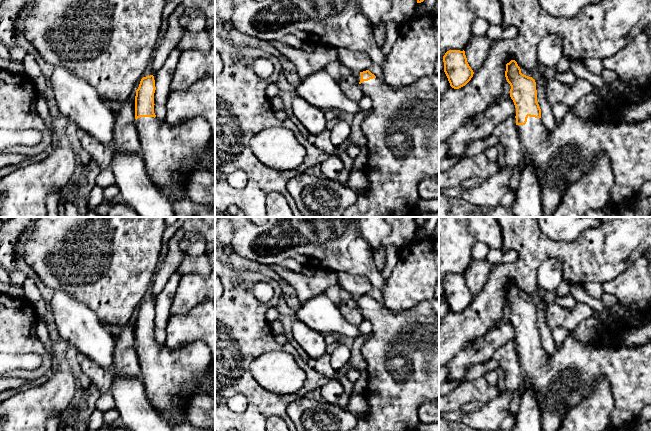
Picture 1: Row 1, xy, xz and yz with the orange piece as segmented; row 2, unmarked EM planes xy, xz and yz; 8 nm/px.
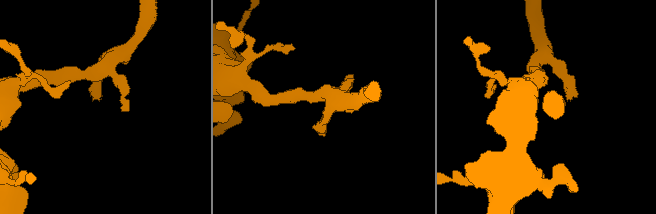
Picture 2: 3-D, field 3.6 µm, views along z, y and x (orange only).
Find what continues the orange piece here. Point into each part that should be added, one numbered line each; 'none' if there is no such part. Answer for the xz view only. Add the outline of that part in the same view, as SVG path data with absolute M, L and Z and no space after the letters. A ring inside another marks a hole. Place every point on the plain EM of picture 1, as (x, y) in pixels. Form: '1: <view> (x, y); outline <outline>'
1: xz (402, 352); outline M376 301L362 306L360 312L373 326L361 346L367 363L368 383L364 395L369 409L366 415L358 415L357 425L350 431L416 431L420 424L420 405L439 400L439 315L433 311L429 301L400 312L393 312Z

